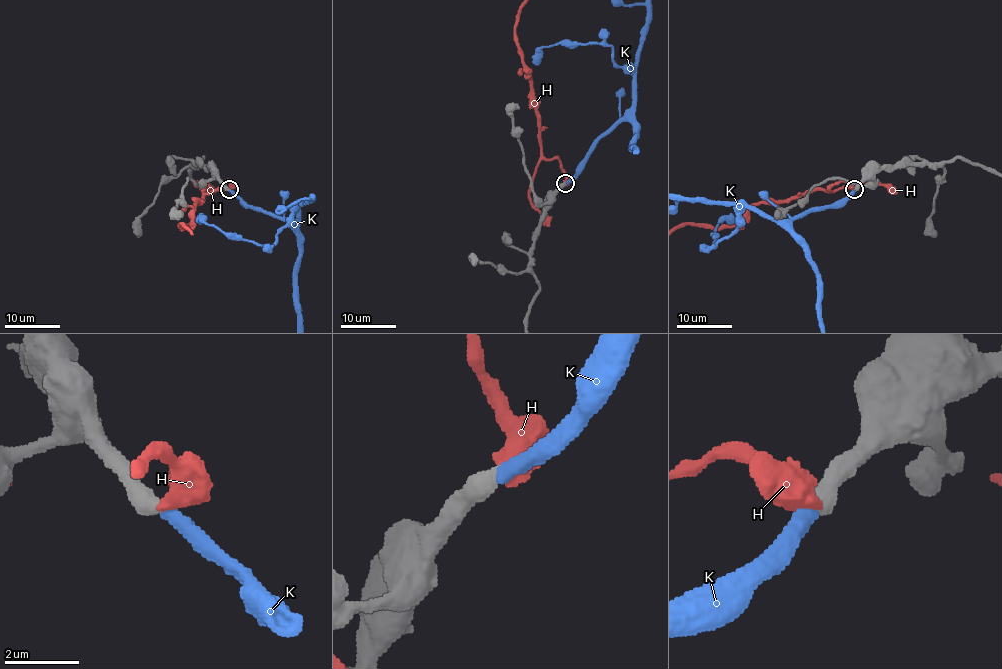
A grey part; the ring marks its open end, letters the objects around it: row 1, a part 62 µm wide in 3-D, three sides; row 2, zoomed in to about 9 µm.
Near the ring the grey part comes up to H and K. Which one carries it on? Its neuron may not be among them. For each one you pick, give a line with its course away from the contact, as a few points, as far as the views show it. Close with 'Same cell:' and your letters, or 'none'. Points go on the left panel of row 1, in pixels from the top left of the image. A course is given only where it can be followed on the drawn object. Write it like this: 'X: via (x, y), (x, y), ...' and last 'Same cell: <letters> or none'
Same cell: K

